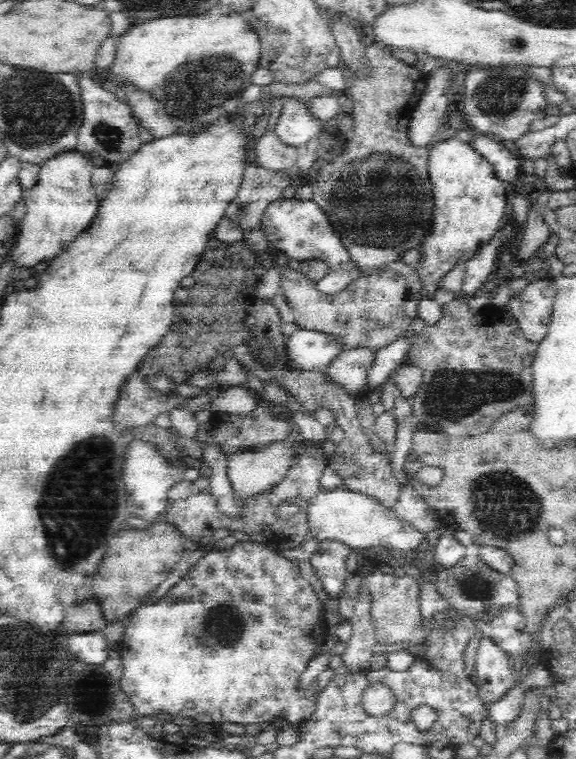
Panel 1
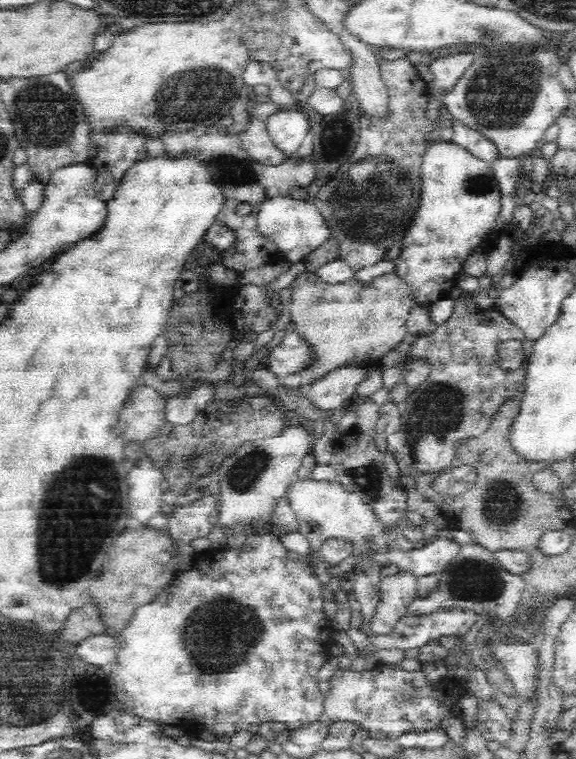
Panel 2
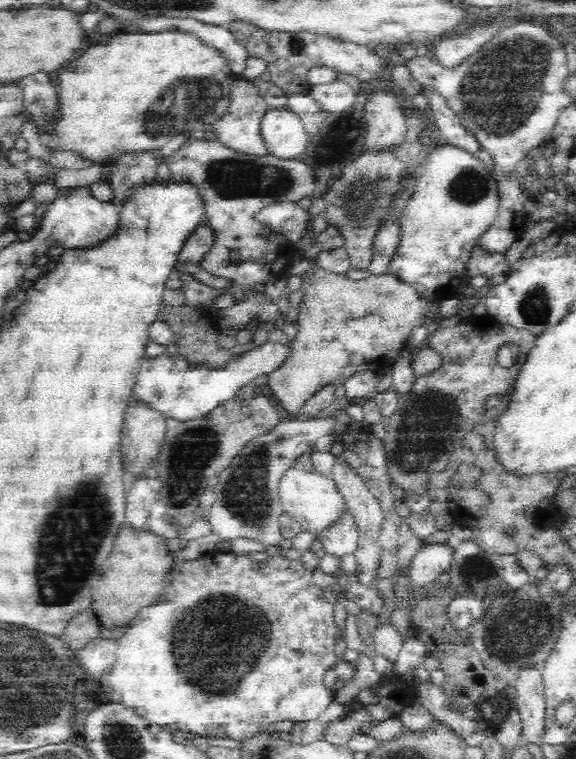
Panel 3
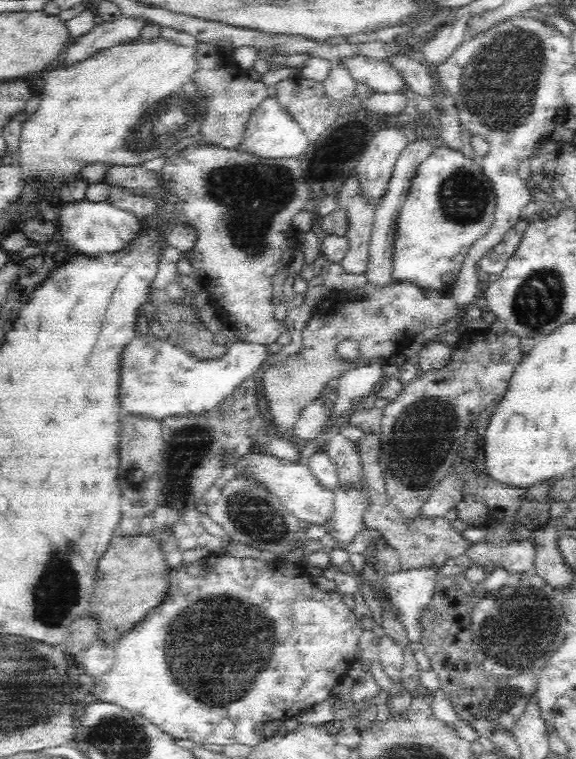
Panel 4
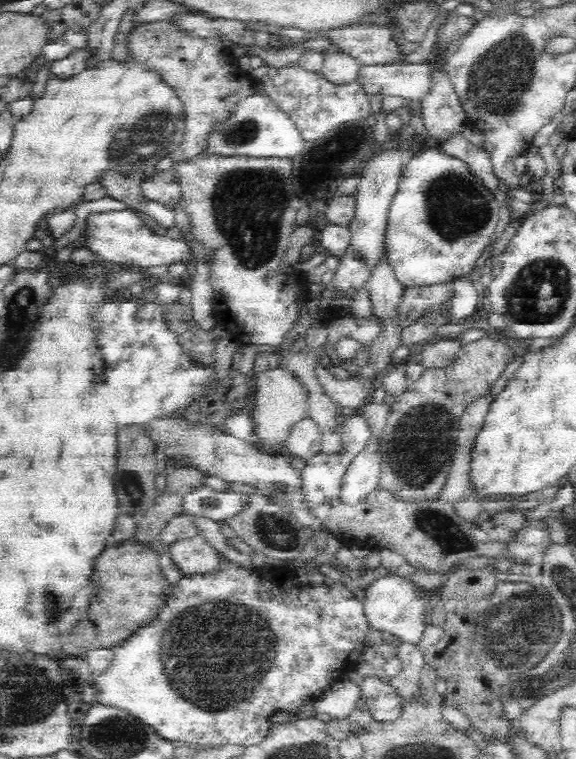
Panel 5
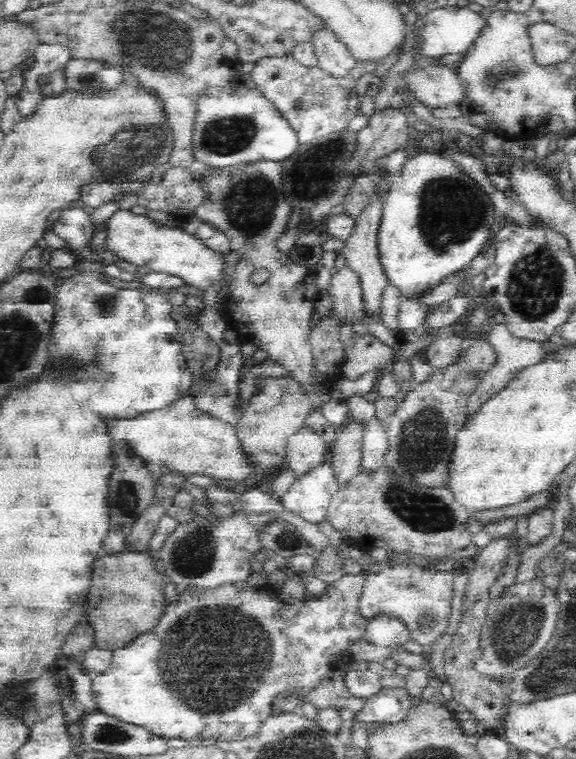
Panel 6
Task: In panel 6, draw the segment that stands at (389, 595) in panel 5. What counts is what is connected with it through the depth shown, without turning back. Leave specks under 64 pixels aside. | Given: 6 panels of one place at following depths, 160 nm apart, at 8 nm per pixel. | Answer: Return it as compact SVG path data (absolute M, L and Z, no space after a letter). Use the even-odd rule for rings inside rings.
M379 617L368 624L363 639L372 646L400 651L401 646L410 640L410 633L400 621L392 617Z

